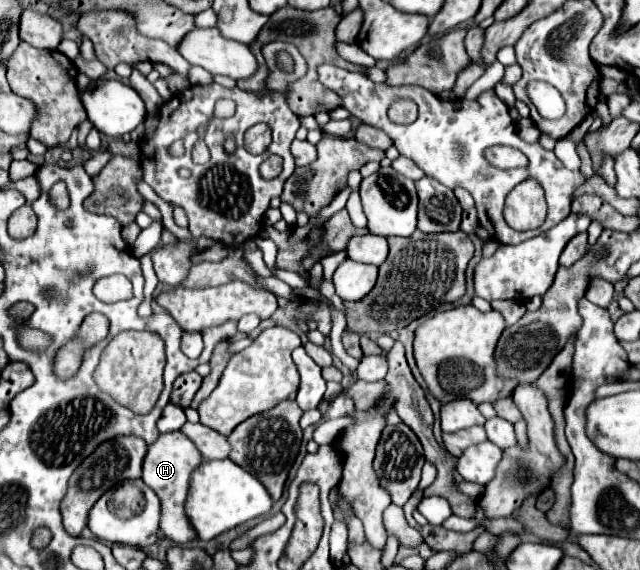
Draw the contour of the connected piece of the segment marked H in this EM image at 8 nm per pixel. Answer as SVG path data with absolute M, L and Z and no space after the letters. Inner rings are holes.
M169 432L169 434L159 434L157 442L151 444L147 448L147 454L143 458L143 482L159 496L161 500L161 520L159 520L159 528L165 534L165 538L177 542L177 544L185 544L189 540L195 540L197 534L191 528L185 512L183 512L183 504L185 504L185 496L187 496L187 488L189 488L189 478L191 472L201 464L201 454L195 448L195 444L183 434L183 432Z

